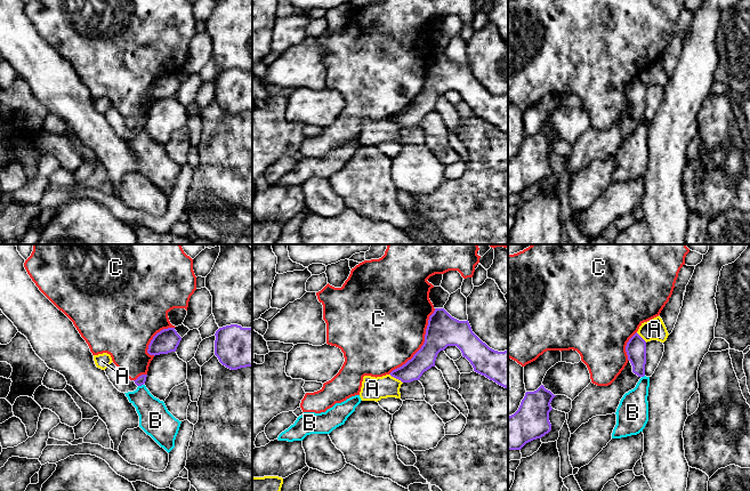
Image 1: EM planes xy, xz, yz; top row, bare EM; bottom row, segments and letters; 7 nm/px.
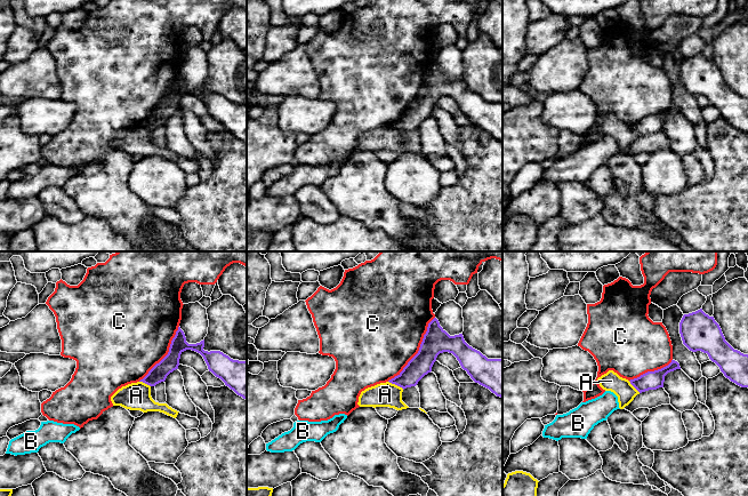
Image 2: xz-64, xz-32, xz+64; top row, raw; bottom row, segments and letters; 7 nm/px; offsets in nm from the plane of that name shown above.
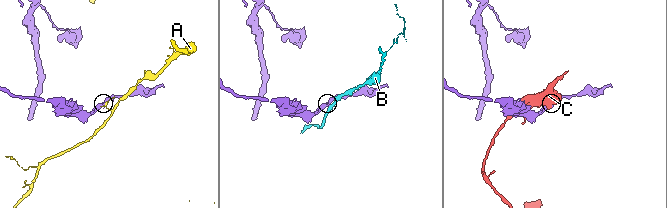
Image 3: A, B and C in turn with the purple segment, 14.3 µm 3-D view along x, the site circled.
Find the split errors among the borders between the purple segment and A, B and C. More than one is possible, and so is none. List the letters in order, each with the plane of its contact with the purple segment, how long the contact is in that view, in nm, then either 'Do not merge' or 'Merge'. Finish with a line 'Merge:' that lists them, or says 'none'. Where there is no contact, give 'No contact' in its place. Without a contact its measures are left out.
A: Touches purple in xz. Shared border 120 nm. Do not merge
B: Touches purple in xy. Shared border 40 nm. Do not merge
C: Touches purple in xz. Shared border 550 nm. Do not merge
Merge: none

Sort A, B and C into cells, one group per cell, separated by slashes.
A / B / C

